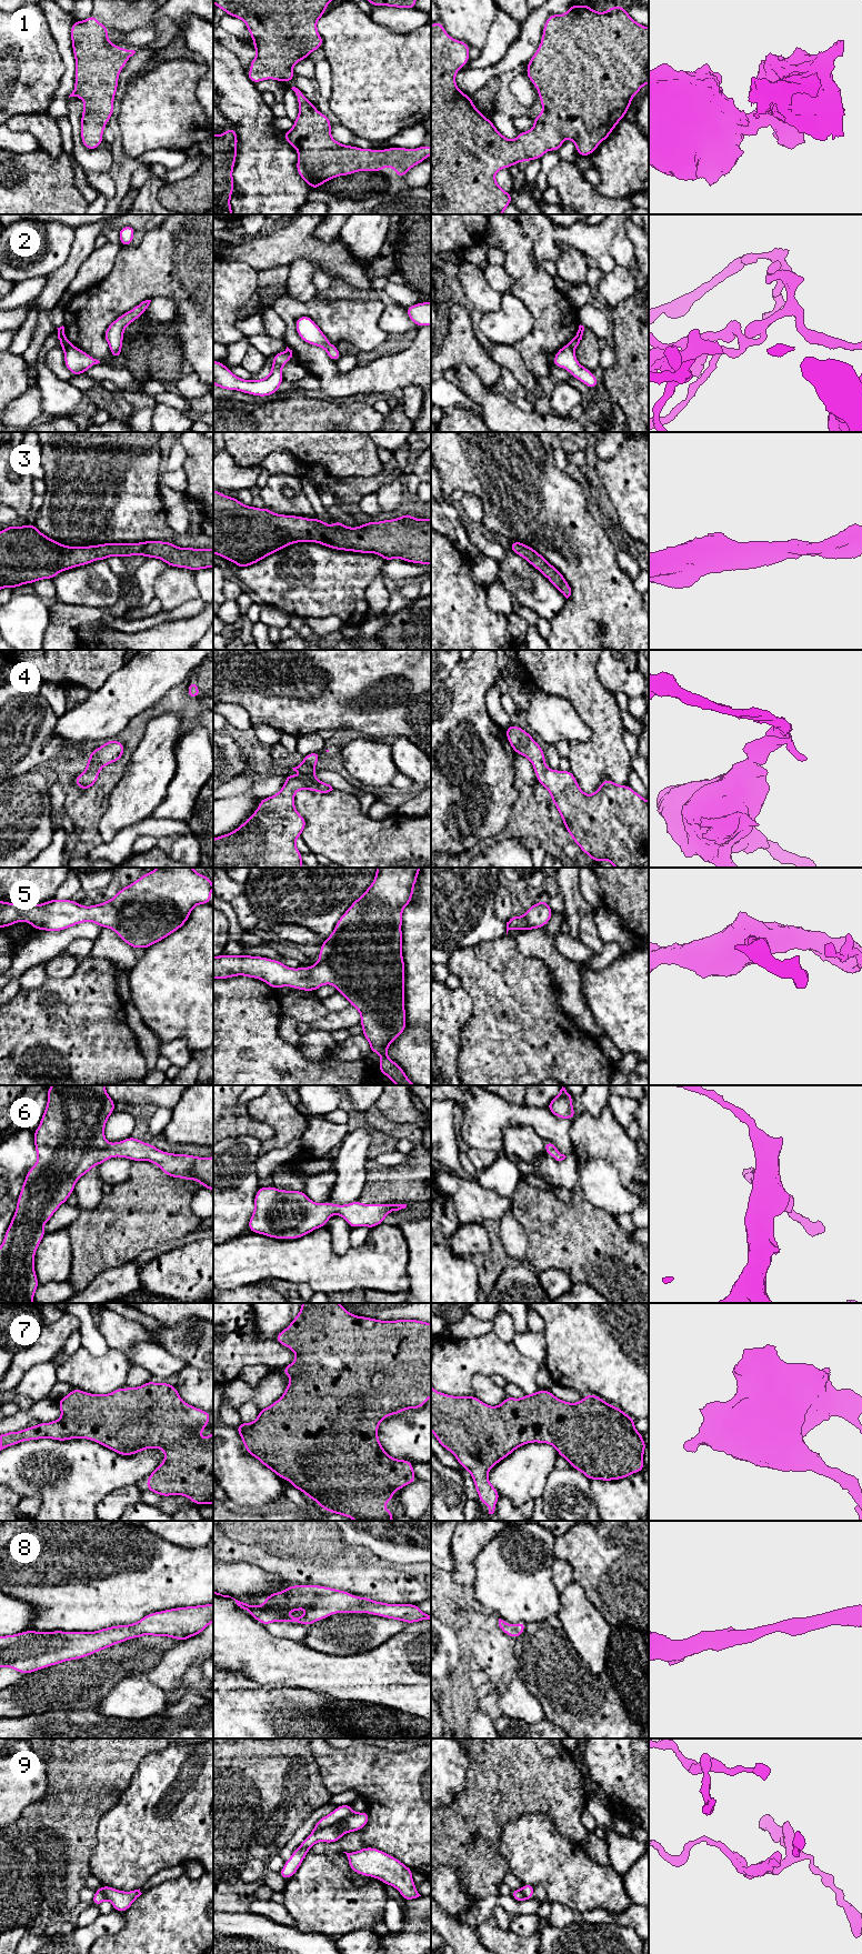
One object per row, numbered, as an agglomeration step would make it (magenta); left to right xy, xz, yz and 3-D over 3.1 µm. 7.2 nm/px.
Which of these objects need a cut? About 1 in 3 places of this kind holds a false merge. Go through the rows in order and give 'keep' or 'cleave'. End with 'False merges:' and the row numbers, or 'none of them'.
1: keep
2: cleave
3: keep
4: keep
5: keep
6: keep
7: keep
8: keep
9: cleave
False merges: 2, 9

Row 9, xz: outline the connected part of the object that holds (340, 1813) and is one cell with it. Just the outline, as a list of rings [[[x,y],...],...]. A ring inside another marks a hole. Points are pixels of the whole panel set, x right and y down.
[[[350,1804],[337,1806],[337,1808],[333,1812],[331,1812],[330,1814],[328,1814],[327,1816],[324,1816],[322,1818],[320,1818],[315,1823],[312,1832],[318,1832],[322,1828],[334,1825],[334,1824],[343,1821],[345,1817],[350,1816],[353,1813],[354,1812]]]

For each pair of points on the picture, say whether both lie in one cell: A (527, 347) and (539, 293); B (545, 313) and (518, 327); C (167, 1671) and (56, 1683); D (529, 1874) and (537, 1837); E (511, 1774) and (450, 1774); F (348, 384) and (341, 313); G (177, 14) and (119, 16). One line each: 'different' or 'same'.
A: same
B: different
C: different
D: same
E: different
F: same
G: different

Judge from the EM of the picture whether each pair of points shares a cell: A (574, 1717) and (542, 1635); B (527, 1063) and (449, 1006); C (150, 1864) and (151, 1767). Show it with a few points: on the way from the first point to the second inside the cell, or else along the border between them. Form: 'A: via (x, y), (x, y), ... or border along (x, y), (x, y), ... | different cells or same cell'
A: via (572, 1697), (551, 1670), (544, 1655) | same cell
B: border along (468, 993), (472, 1013), (461, 1031), (461, 1045) | different cells
C: via (149, 1840), (151, 1792) | same cell

